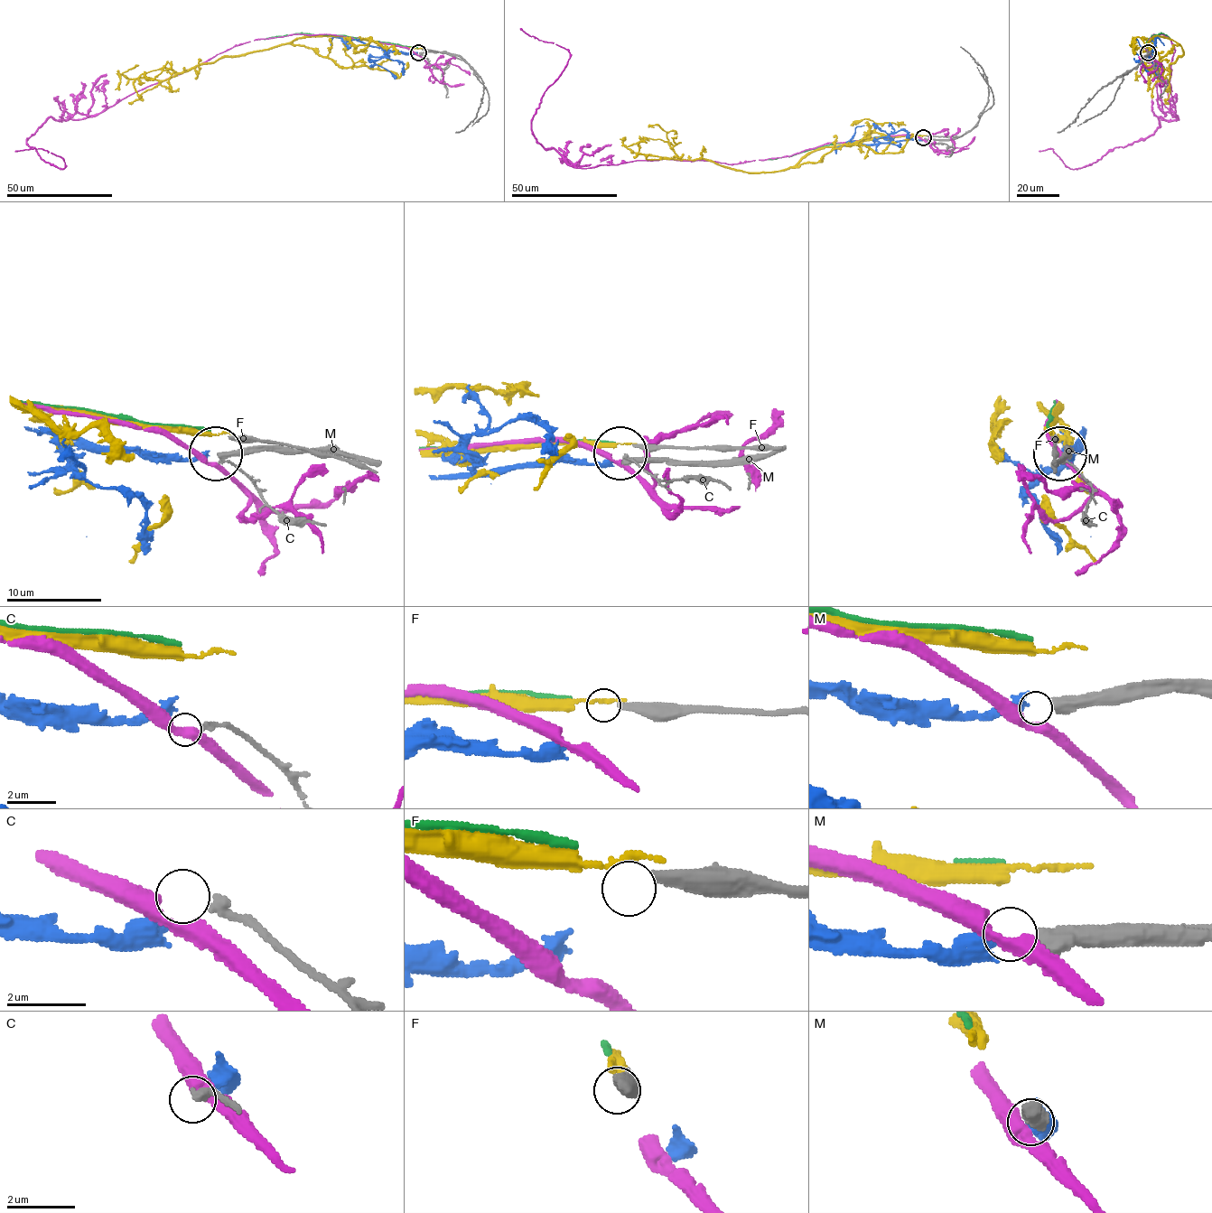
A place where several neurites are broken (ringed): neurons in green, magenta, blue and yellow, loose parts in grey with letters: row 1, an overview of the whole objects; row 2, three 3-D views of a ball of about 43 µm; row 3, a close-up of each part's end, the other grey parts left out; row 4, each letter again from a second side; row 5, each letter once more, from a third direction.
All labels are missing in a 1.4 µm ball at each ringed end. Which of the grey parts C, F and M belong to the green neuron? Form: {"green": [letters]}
{"green": []}

